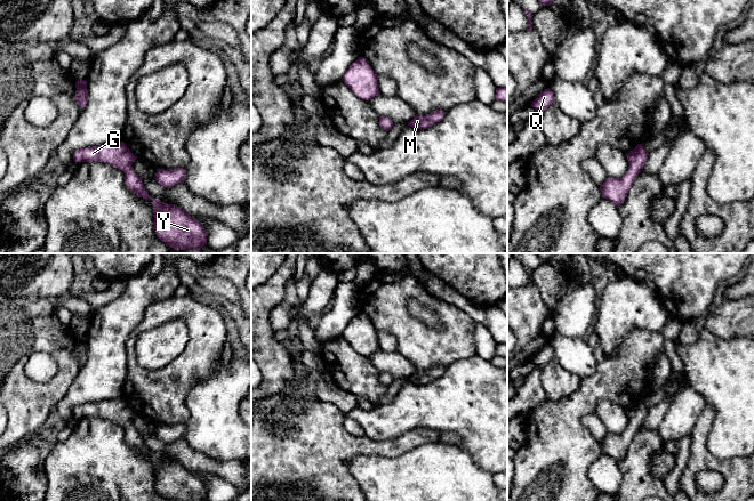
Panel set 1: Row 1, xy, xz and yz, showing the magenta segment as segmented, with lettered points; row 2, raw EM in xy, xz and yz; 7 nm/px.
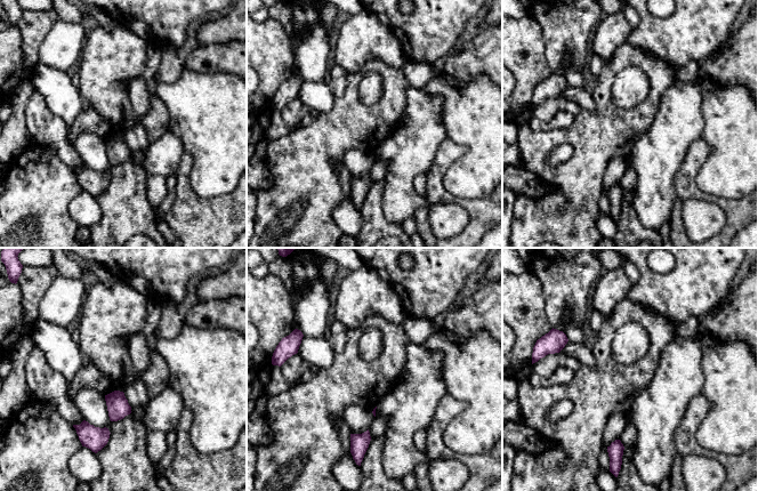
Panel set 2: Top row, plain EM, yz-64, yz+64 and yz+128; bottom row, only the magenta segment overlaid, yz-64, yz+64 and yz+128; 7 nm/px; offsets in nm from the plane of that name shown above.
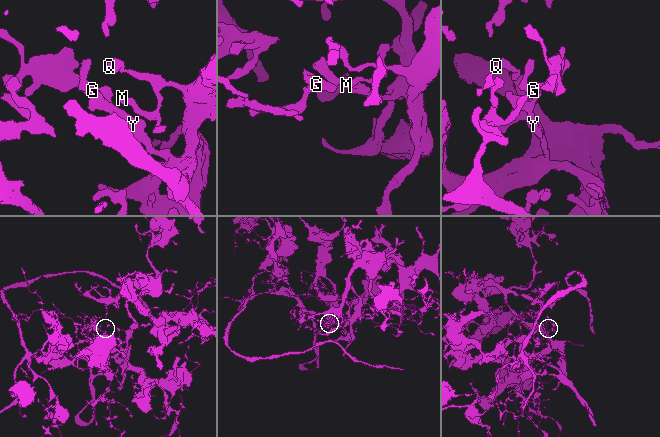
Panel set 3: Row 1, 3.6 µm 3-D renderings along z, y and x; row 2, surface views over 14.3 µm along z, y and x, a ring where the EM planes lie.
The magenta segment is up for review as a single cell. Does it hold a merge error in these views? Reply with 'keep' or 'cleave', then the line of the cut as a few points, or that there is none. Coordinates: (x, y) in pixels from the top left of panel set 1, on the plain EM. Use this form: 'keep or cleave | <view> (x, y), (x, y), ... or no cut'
keep | no cut

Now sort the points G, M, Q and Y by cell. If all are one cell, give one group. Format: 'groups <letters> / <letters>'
groups G M Q Y

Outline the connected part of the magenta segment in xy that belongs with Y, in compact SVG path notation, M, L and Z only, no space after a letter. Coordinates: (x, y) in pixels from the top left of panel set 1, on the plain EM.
M123 397L99 402L83 403L73 409L77 418L105 418L125 429L125 441L136 451L151 455L153 460L154 485L157 492L168 501L204 501L204 483L175 460L167 460L152 454L145 446L142 435L131 420L137 414Z

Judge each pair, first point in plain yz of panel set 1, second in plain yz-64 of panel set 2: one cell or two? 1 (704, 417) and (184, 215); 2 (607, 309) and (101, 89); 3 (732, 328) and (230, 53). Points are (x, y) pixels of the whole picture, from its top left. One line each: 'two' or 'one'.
1: one
2: one
3: one

